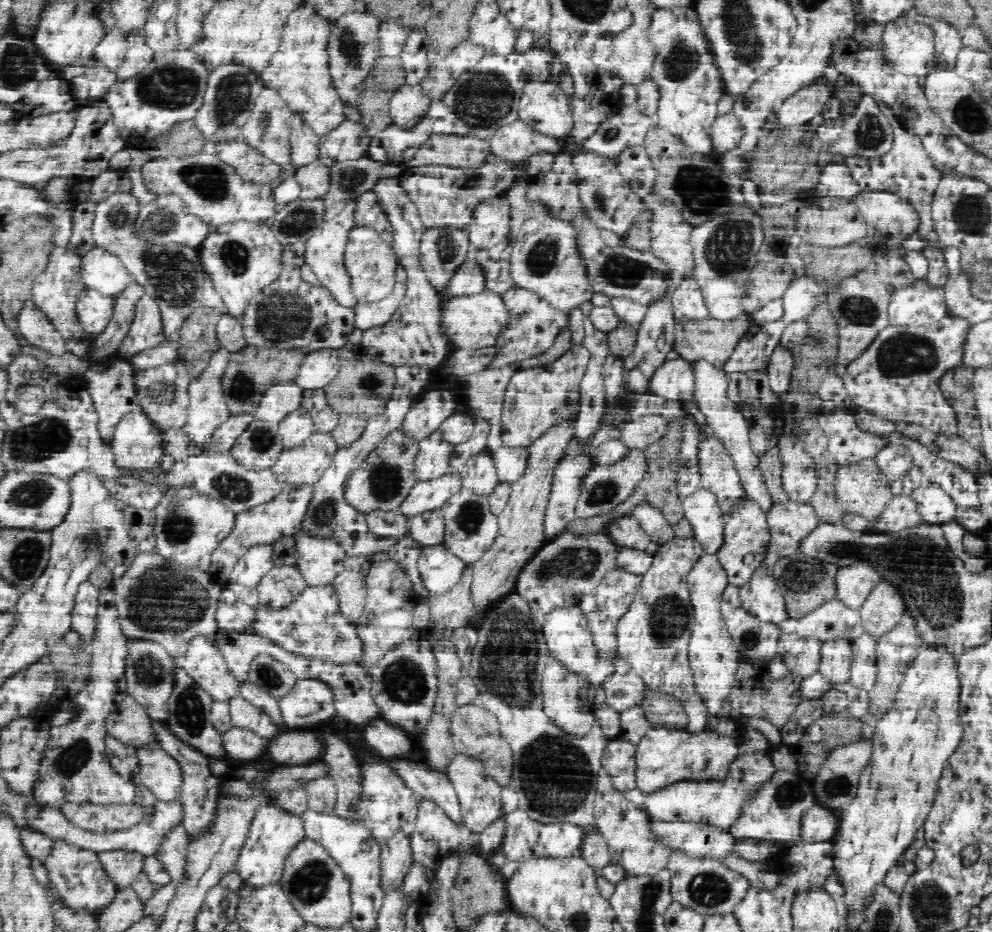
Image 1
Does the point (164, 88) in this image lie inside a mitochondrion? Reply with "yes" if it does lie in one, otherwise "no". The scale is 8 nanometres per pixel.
yes

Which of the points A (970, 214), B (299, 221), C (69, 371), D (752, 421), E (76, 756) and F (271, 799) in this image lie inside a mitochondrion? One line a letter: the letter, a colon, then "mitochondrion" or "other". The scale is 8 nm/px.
A: mitochondrion
B: mitochondrion
C: mitochondrion
D: other
E: mitochondrion
F: other

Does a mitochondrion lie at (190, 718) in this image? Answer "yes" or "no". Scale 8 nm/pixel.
yes

